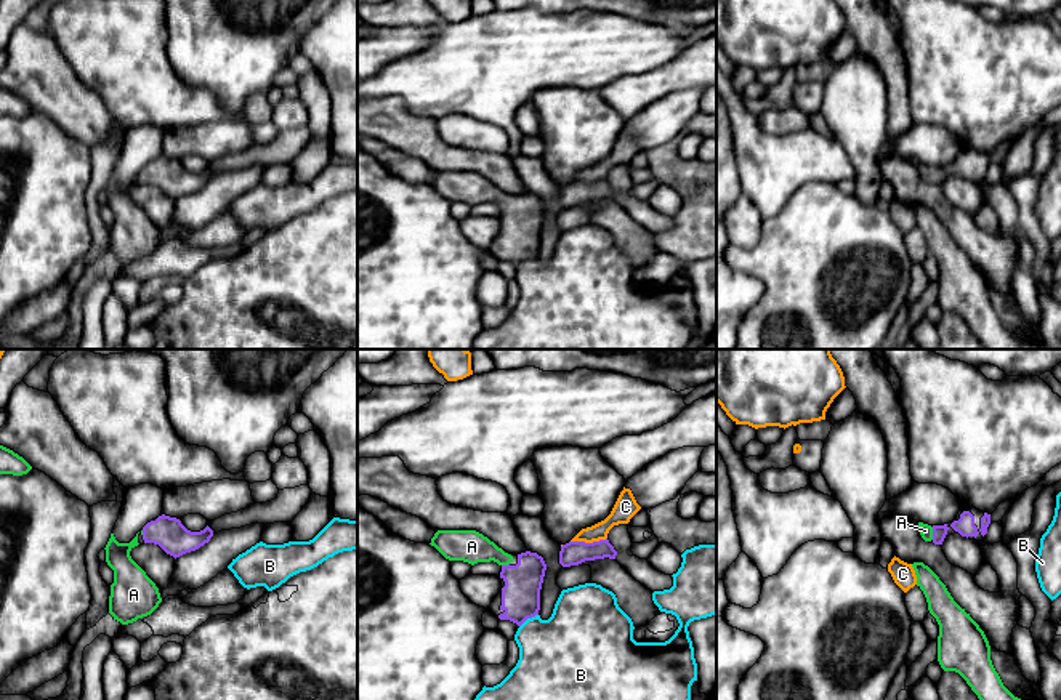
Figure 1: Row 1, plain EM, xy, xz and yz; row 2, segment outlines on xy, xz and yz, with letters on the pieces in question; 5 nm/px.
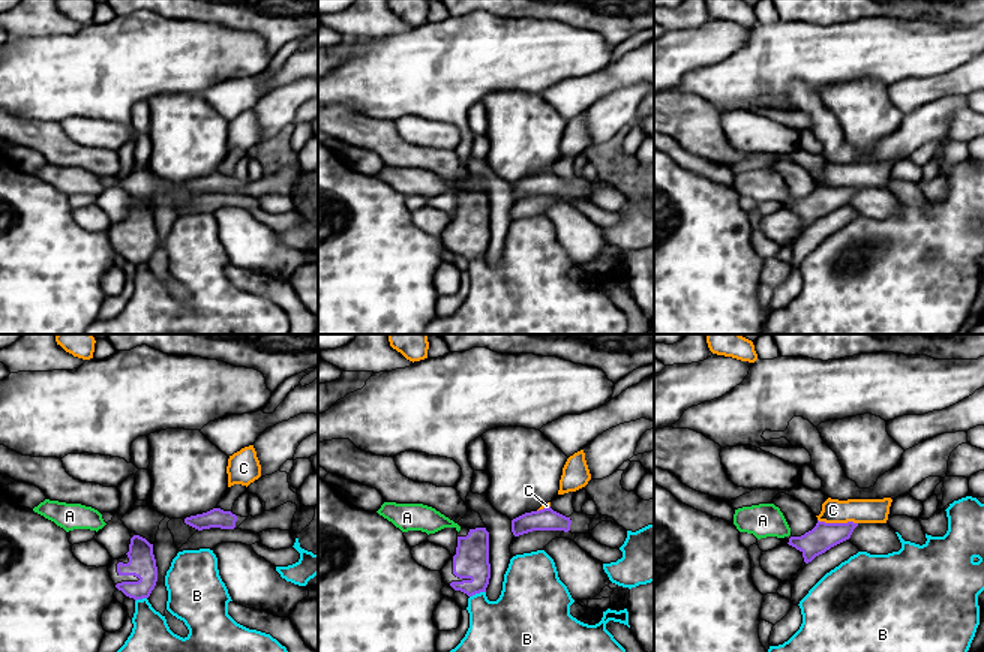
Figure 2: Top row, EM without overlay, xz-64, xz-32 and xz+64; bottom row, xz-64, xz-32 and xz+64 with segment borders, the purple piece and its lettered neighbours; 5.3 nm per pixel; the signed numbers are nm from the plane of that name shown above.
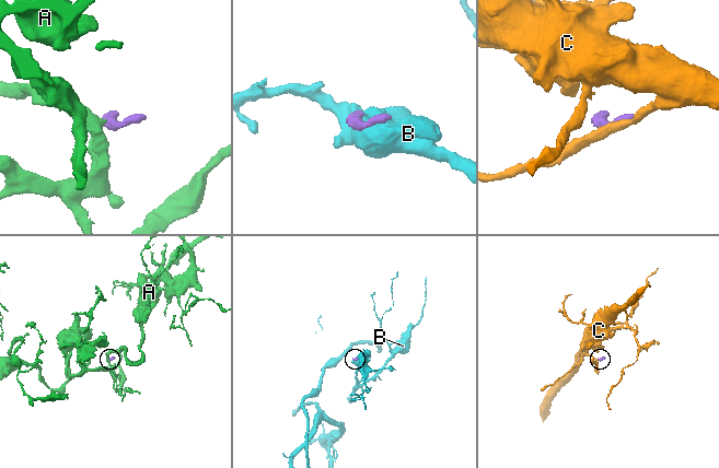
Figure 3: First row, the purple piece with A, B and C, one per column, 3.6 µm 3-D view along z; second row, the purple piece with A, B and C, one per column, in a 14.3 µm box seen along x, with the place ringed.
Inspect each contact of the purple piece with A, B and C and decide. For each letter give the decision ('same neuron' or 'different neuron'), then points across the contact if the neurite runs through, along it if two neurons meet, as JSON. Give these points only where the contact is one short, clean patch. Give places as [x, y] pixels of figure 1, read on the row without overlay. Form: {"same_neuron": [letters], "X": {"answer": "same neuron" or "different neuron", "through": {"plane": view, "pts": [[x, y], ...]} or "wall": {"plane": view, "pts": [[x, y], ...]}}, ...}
{"same_neuron": ["A"], "A": {"answer": "same neuron", "through": {"plane": "yz", "pts": [[939, 173], [933, 175], [925, 172]]}}, "B": {"answer": "different neuron", "wall": {"plane": "xz", "pts": [[537, 255], [520, 268]]}}, "C": {"answer": "different neuron", "wall": {"plane": "xz", "pts": [[606, 178], [597, 183], [571, 183]]}}}

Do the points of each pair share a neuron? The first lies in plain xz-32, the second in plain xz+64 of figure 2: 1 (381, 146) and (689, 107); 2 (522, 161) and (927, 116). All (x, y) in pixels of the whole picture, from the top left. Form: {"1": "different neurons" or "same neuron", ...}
{"1": "same neuron", "2": "different neurons"}

